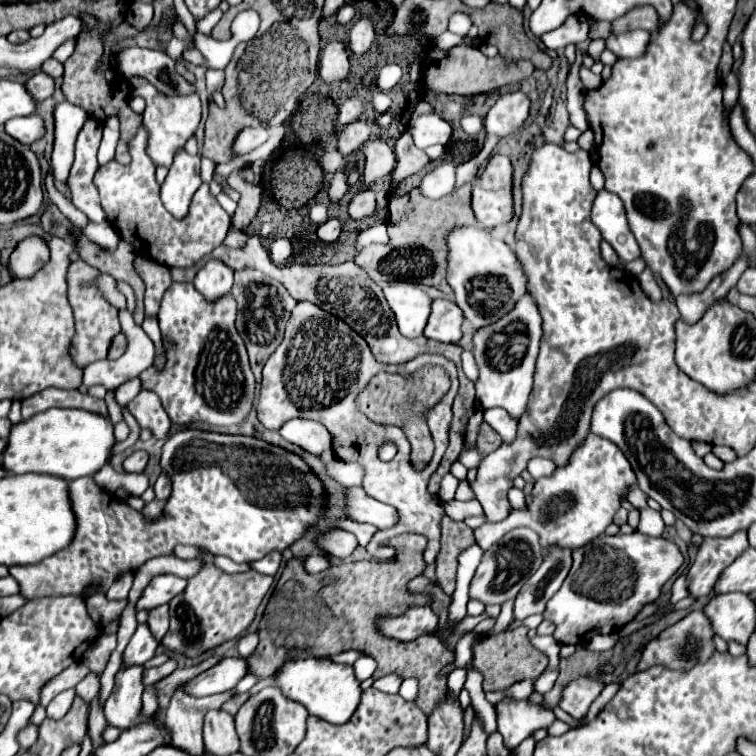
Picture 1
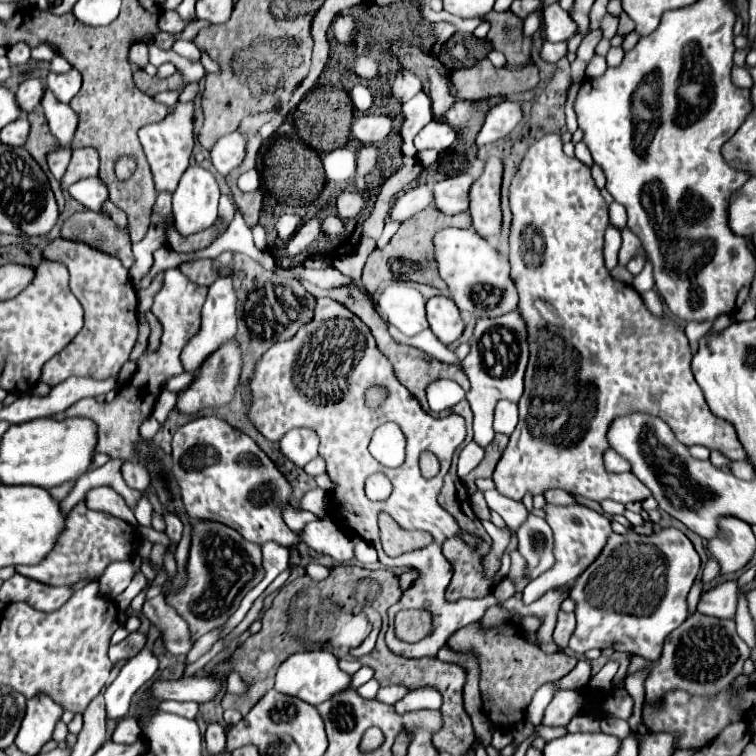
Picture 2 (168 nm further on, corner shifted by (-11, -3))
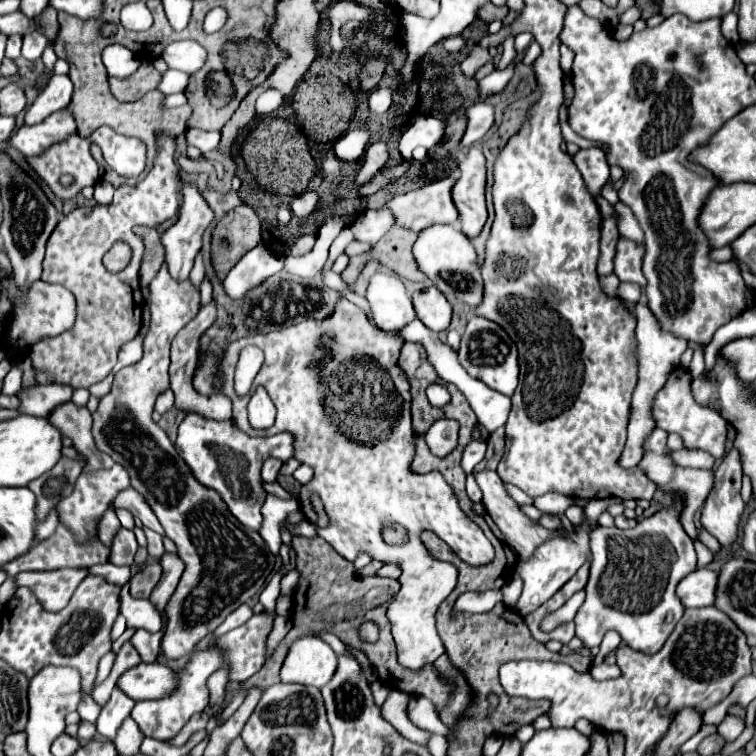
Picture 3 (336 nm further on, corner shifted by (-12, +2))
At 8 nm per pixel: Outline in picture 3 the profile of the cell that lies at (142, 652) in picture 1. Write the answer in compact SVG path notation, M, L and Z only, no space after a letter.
M114 686L108 704L102 708L102 712L96 720L98 734L106 736L108 740L114 740L116 730L120 728L120 724L124 722L124 718L130 714L132 708L134 708L134 700L128 698L126 694L122 694L122 690L118 686Z

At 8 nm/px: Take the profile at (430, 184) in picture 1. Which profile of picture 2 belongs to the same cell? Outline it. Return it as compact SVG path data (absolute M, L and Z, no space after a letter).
M419 185L407 193L403 193L397 203L389 209L387 217L385 217L385 223L389 221L397 221L397 223L403 223L405 219L413 217L417 211L425 209L427 205L431 205L431 189L427 185Z

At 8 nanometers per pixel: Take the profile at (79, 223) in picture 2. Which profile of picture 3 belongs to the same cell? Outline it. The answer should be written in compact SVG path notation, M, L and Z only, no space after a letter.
M134 226L132 232L144 240L144 256L140 264L139 278L141 288L148 288L152 278L164 264L164 246L160 246L160 236L156 234L156 228Z

